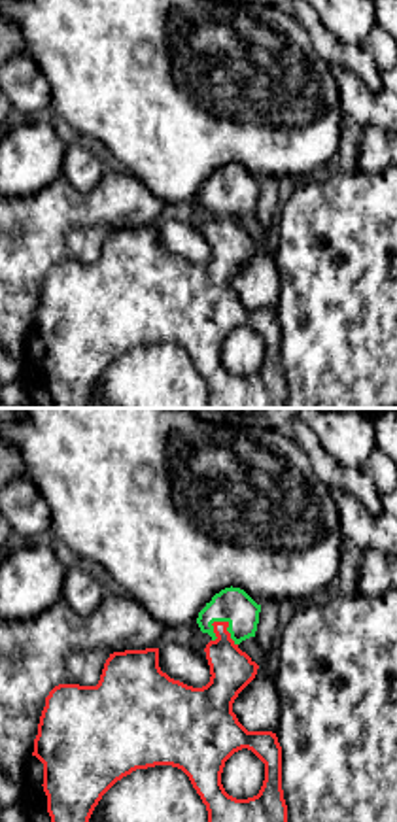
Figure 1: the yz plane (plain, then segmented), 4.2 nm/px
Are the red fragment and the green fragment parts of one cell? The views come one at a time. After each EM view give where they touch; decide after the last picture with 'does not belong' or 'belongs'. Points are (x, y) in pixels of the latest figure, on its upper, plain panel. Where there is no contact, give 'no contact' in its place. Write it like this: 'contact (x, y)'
contact (227, 203)

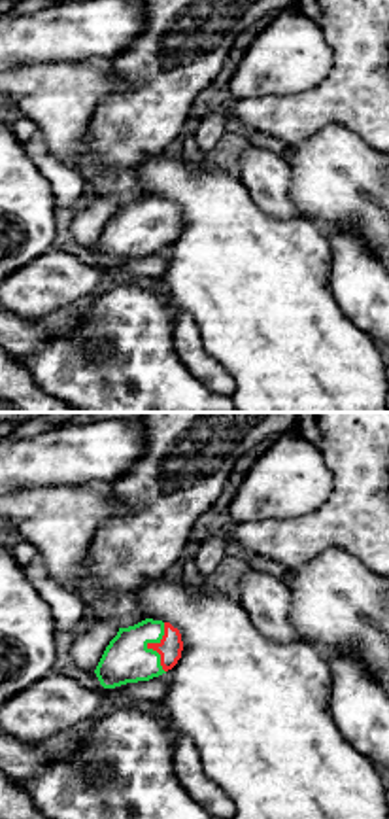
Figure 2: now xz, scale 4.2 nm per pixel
contact (148, 222)

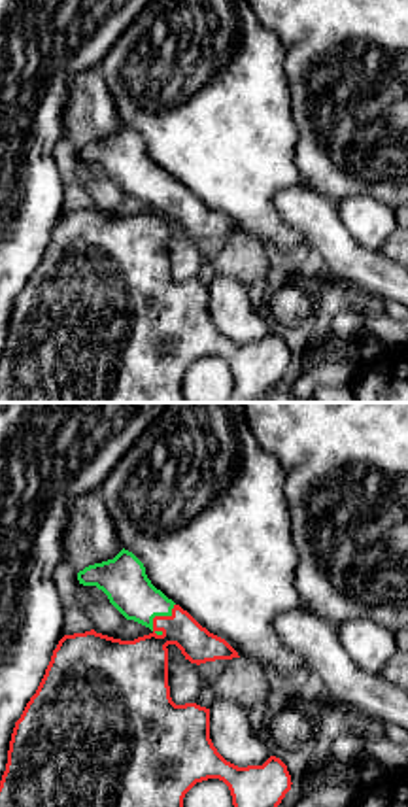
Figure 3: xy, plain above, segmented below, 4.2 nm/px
contact (157, 193)

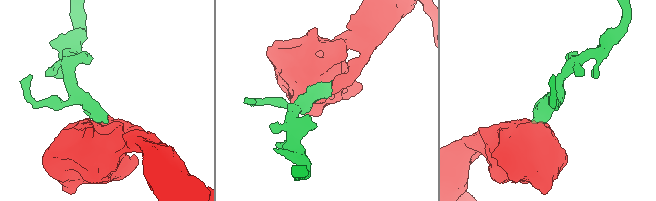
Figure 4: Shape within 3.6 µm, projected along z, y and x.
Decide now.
belongs

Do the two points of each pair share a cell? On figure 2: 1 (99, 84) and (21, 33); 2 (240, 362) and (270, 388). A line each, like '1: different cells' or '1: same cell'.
1: different cells
2: same cell

